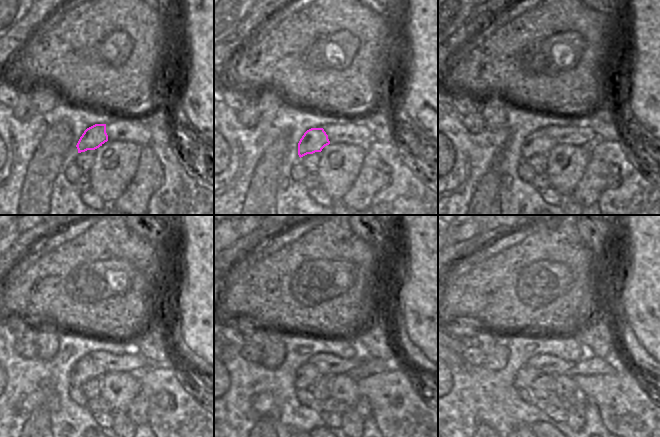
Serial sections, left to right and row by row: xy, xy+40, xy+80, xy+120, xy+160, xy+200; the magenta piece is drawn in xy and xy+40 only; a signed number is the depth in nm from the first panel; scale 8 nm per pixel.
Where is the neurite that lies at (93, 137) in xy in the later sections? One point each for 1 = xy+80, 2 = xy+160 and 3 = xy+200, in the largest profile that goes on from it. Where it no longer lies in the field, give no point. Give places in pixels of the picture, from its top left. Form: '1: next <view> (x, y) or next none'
1: next xy+80 (538, 142)
2: next xy+160 (307, 374)
3: next xy+200 (526, 376)

